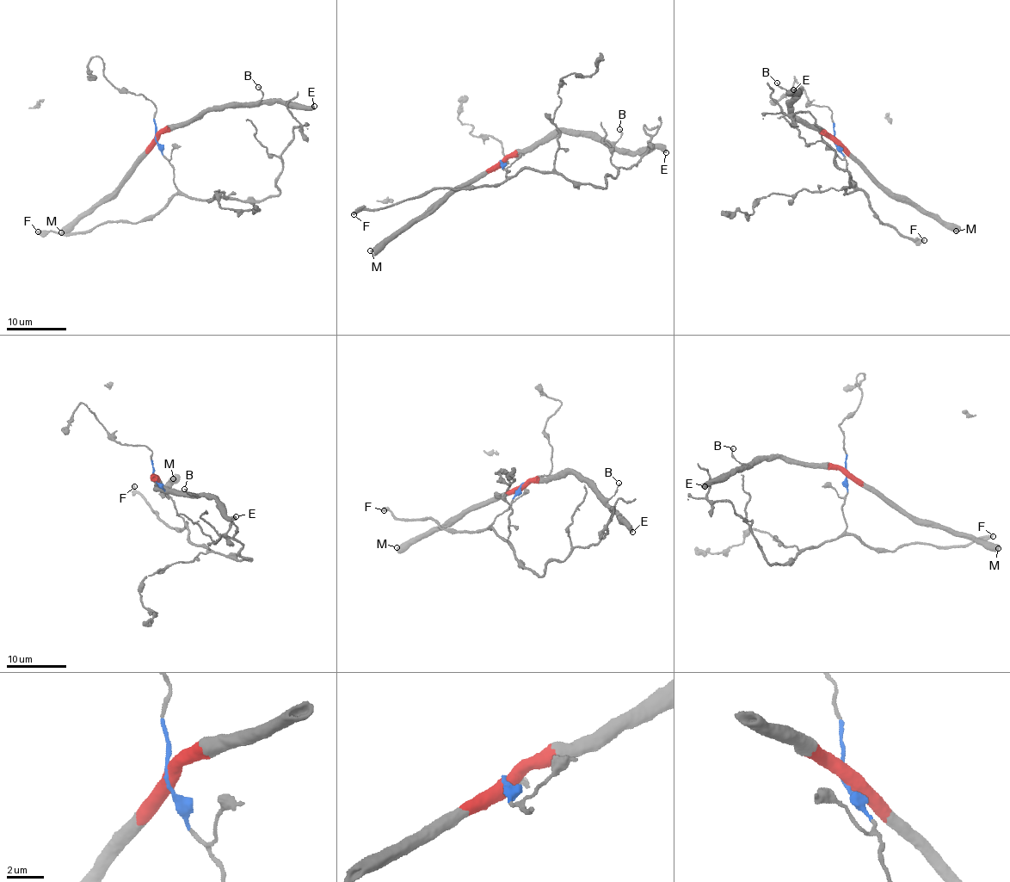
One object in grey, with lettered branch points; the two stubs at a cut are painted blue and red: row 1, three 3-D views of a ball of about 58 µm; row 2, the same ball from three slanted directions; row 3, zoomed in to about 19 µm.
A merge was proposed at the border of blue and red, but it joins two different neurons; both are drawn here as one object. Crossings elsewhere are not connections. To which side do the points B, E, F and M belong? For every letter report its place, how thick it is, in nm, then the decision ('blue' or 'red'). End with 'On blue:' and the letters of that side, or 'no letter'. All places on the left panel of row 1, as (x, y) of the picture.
B: at (258, 87); 120 nm thick; red
E: at (314, 106); 500 nm thick; red
F: at (38, 231); 440 nm thick; blue
M: at (61, 232); 600 nm thick; red
On blue: F

